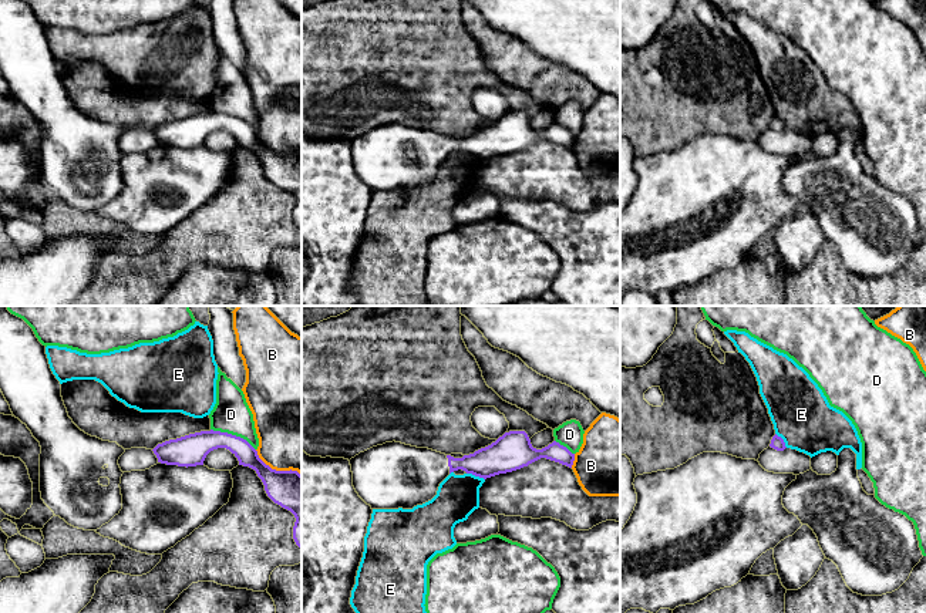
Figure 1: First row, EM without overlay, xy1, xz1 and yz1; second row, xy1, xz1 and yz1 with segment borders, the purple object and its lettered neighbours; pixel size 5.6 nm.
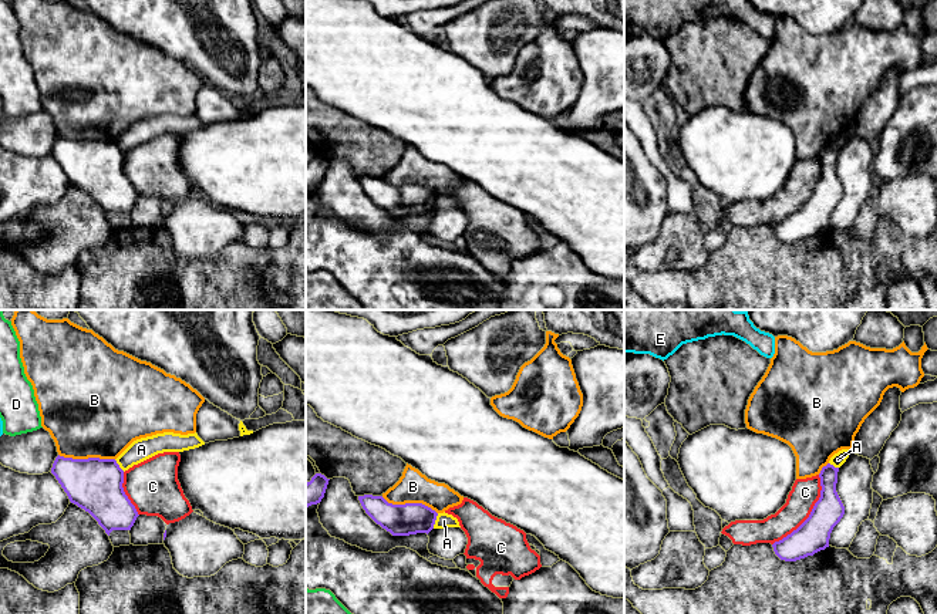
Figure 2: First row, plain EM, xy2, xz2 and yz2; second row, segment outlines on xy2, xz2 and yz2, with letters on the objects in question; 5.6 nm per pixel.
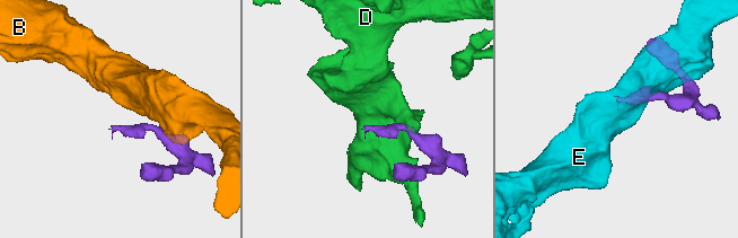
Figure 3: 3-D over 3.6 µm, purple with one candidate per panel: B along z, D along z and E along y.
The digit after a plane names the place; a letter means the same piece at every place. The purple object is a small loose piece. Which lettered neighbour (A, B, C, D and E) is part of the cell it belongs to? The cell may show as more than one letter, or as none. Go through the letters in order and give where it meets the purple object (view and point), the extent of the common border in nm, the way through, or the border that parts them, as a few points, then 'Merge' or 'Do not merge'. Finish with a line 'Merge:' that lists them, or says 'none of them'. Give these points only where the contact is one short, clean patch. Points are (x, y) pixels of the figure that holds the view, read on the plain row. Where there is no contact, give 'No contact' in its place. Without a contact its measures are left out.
A: Touches purple at xz2 (435, 201). Shared border 90 nm. Boundary: xz2 (438, 195), (432, 209). Do not merge
B: Touches purple at xy2 (88, 139). Shared border 320 nm. Boundary: xy2 (59, 135), (67, 139), (114, 141). Do not merge
C: Touches purple at yz2 (811, 195). Shared border 480 nm. Do not merge
D: Touches purple at xy1 (233, 117). Shared border 280 nm. Boundary: xy1 (211, 110), (239, 117), (255, 131). Do not merge
E: Touches purple at xz1 (475, 157). Shared border 110 nm. Boundary: xz1 (467, 154), (484, 161). Do not merge
Merge: none of them

